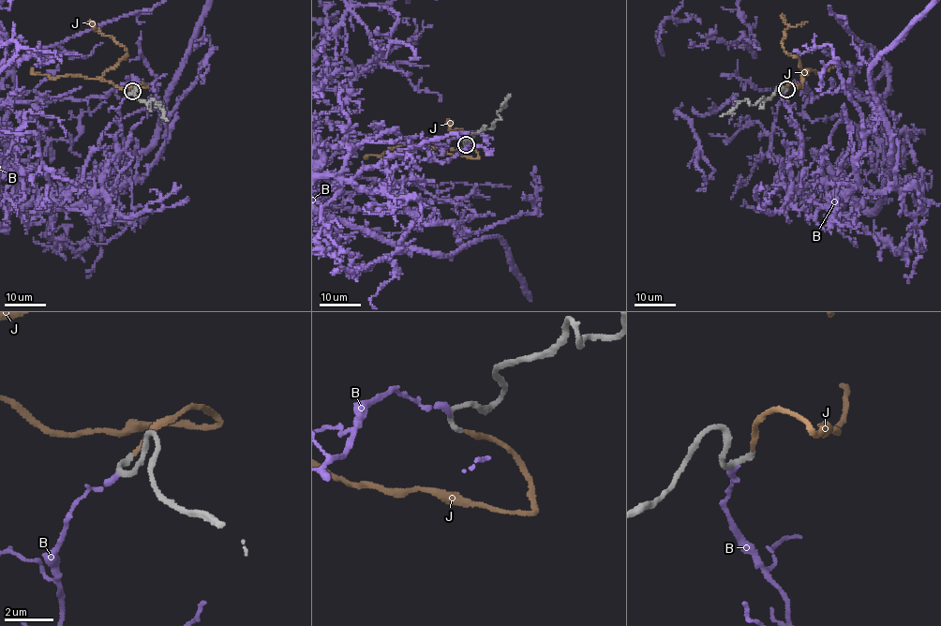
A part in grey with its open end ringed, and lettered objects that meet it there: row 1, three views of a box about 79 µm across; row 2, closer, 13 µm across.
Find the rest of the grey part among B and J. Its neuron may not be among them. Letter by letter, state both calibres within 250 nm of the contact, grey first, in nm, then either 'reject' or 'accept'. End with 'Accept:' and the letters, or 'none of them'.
B: calibres 280 and 240 nm; reject
J: calibres 200 and 180 nm; accept
Accept: J

